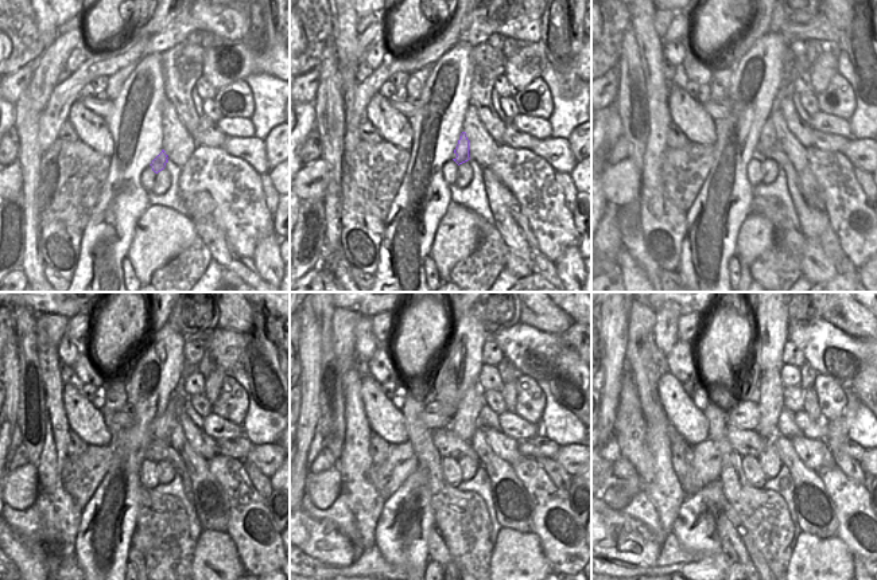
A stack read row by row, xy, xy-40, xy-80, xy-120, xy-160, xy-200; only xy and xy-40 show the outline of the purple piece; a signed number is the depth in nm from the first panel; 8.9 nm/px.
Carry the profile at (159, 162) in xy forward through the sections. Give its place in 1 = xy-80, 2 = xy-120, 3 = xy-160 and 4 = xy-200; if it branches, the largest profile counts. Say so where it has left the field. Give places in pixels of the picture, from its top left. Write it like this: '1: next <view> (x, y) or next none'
1: next xy-80 (768, 135)
2: next xy-120 (163, 427)
3: next xy-160 (464, 421)
4: next xy-200 (771, 404)

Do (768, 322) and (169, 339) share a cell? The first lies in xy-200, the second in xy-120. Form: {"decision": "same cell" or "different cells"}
{"decision": "same cell"}

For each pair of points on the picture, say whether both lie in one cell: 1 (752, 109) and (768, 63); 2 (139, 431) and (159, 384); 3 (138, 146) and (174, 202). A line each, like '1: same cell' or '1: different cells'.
1: same cell
2: same cell
3: different cells

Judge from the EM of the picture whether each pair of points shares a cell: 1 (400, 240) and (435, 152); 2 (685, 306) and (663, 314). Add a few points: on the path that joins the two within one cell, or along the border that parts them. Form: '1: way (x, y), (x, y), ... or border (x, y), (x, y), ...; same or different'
1: way (407, 218), (414, 201), (423, 191), (425, 174); same
2: border (655, 308), (668, 307), (679, 315); different

